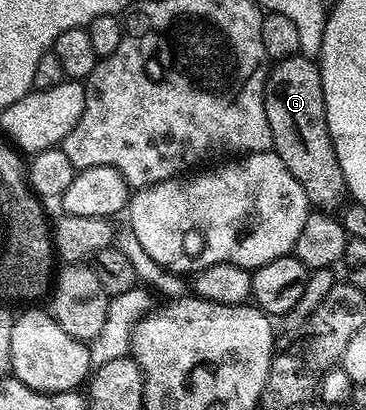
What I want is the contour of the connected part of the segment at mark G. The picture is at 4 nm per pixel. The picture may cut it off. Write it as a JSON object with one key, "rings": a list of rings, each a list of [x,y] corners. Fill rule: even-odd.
{"rings":[[[301,54],[279,60],[269,70],[268,81],[264,84],[264,108],[266,109],[266,121],[270,121],[272,150],[278,157],[282,157],[282,165],[290,169],[294,181],[302,185],[302,193],[306,193],[309,204],[318,211],[339,212],[349,198],[348,186],[326,121],[322,77],[317,60]]]}

